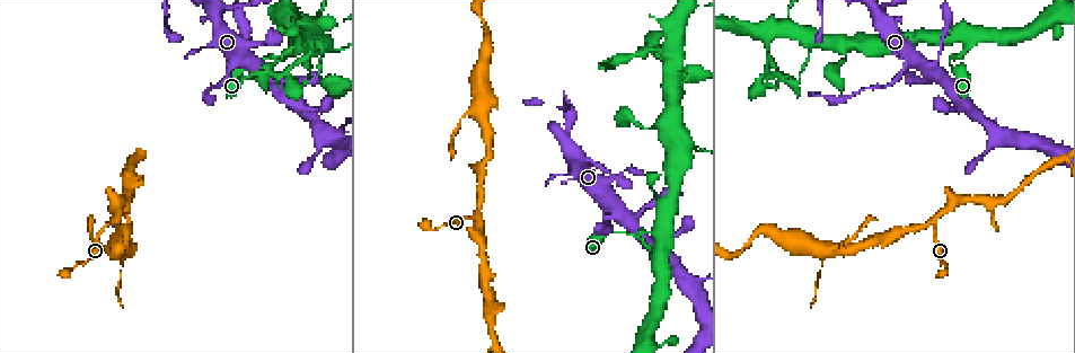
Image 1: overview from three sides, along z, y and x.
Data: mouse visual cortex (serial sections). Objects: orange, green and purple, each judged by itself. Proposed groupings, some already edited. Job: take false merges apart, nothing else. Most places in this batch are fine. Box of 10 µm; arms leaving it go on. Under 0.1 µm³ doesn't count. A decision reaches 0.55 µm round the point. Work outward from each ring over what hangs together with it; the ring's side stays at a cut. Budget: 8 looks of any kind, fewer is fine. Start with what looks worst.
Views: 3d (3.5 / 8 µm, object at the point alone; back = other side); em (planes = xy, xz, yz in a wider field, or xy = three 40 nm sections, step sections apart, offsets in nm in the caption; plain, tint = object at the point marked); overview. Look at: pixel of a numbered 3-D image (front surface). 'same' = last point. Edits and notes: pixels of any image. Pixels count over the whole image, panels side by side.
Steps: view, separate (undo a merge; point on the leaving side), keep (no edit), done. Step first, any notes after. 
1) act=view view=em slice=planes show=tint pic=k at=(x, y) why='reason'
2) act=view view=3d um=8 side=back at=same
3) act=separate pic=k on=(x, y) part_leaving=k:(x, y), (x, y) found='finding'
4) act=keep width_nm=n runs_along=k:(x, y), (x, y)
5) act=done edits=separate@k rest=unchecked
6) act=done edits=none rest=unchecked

act=view view=3d um=3.5 pic=1 at=(480, 222) why='abrupt turn'

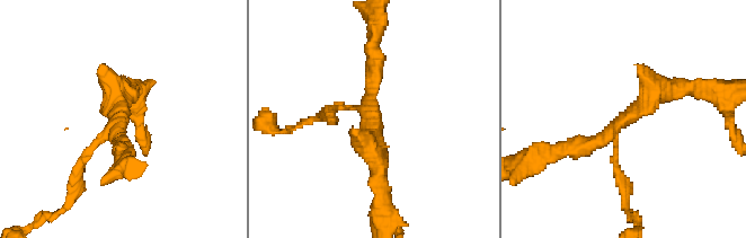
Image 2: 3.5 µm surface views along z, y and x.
act=view view=em slice=xy step=2 show=tint pic=2 at=(629, 115) why='need the tissue'

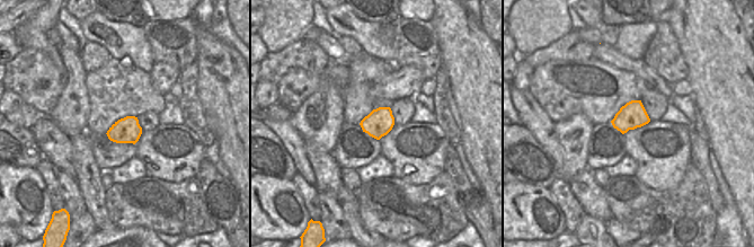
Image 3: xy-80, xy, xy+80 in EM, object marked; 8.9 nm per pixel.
act=keep runs_along=2:(77, 169), (129, 89) found='continuous, no second cell'

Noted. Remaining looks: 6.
act=view view=3d um=8 pic=1 at=(299, 62) why='a narrow waist'

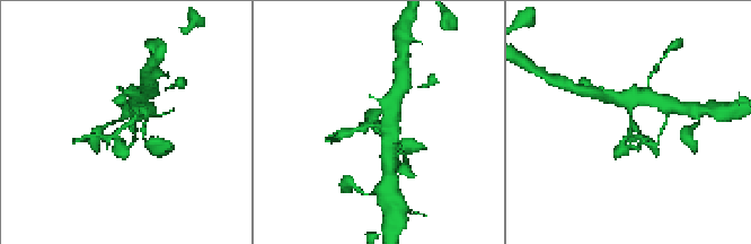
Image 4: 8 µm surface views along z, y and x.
act=view view=em slice=xy step=2 show=tint at=same

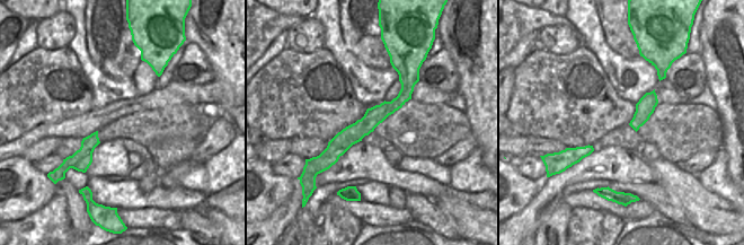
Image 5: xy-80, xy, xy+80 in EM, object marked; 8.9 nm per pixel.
act=keep runs_along=4:(135, 99), (135, 118), (117, 132), (122, 153) found='all the same cell'

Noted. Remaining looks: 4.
act=view view=3d um=3.5 side=back pic=1 at=(995, 133) why='thick turns thin'

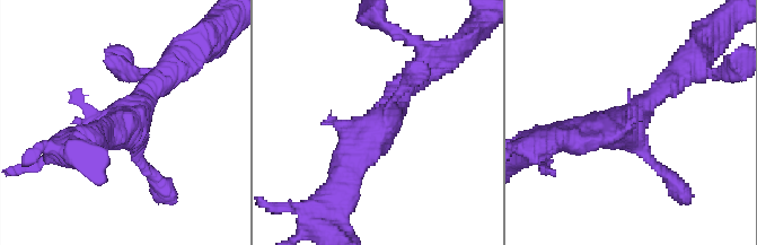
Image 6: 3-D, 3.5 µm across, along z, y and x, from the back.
act=view view=em slice=xy step=2 show=plain pic=6 at=(135, 122) why='shape alone is not enough'

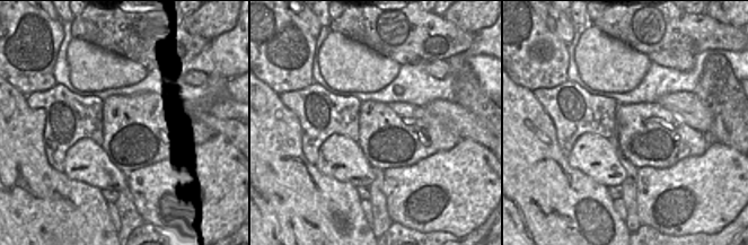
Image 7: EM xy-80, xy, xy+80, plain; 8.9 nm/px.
act=view view=em slice=xy step=2 show=tint at=same

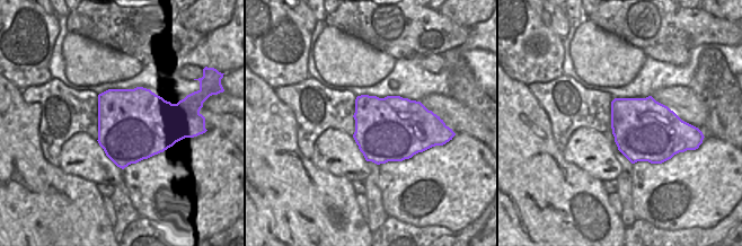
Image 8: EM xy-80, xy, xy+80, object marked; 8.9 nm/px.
act=keep runs_along=6:(403, 86), (337, 199) found='continuous, no second cell'

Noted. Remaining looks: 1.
act=done edits=none rest=unchecked

